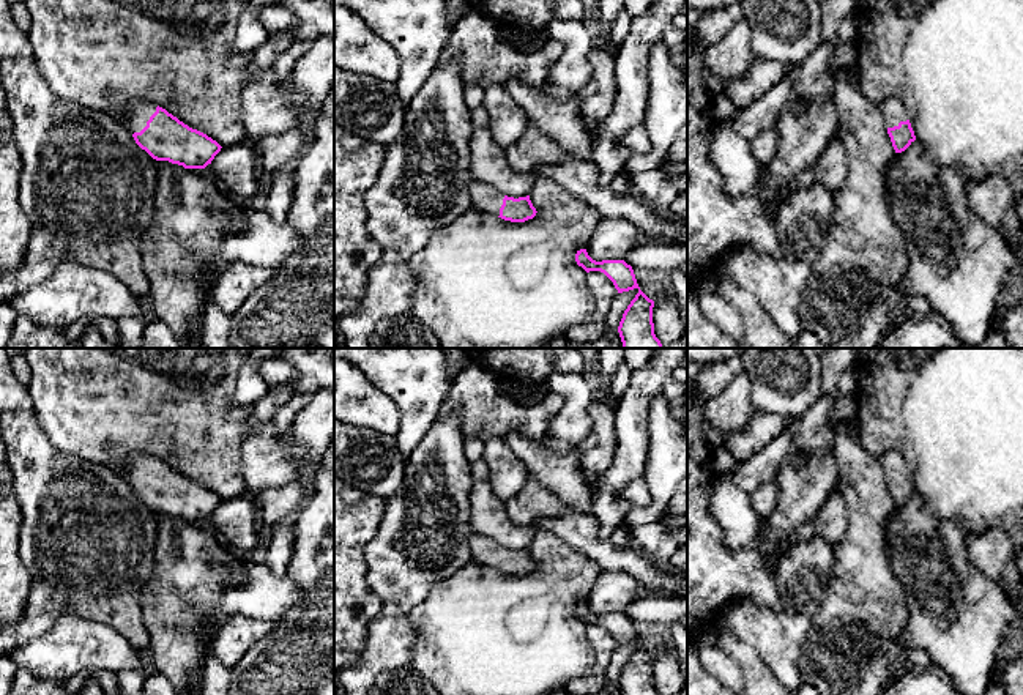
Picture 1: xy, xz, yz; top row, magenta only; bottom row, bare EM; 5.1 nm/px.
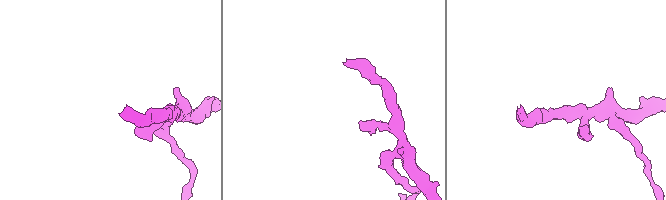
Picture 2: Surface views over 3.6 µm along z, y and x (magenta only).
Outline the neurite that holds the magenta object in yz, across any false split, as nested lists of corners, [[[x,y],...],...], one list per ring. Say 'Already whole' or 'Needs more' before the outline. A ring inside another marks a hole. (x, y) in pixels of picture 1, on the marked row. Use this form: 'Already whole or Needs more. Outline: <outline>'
Needs more. Outline: [[[886,99],[878,106],[895,153],[905,151],[916,140],[905,106],[898,99]]]

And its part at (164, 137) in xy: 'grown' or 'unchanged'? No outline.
grown

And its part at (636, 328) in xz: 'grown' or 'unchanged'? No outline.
unchanged

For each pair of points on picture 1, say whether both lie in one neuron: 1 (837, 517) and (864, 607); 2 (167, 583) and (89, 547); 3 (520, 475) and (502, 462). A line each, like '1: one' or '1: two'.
1: two
2: two
3: one

